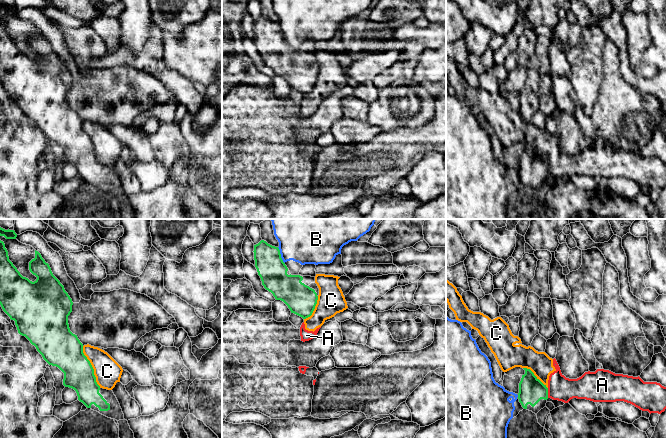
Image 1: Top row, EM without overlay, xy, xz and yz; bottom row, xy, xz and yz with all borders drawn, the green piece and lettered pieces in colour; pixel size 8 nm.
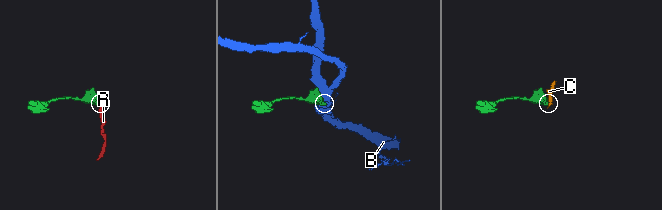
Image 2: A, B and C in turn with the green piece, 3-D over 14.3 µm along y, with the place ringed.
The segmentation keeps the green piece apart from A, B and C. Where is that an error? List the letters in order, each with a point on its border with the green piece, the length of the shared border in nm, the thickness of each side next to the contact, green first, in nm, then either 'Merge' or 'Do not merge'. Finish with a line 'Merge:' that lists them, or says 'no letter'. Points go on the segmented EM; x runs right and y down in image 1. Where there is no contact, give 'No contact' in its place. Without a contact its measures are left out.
A: Touches green at yz (547, 393). Shared border 80 nm. Thickness 200 nm (green) against 200 nm. Do not merge
B: Touches green at xz (280, 255). Shared border 150 nm. Thickness 220 nm (green) against 440 nm. Do not merge
C: Touches green at xy (92, 367). Shared border 360 nm. Thickness 280 nm (green) against 220 nm. Do not merge
Merge: no letter

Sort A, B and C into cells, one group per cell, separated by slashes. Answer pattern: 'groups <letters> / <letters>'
groups A C / B

